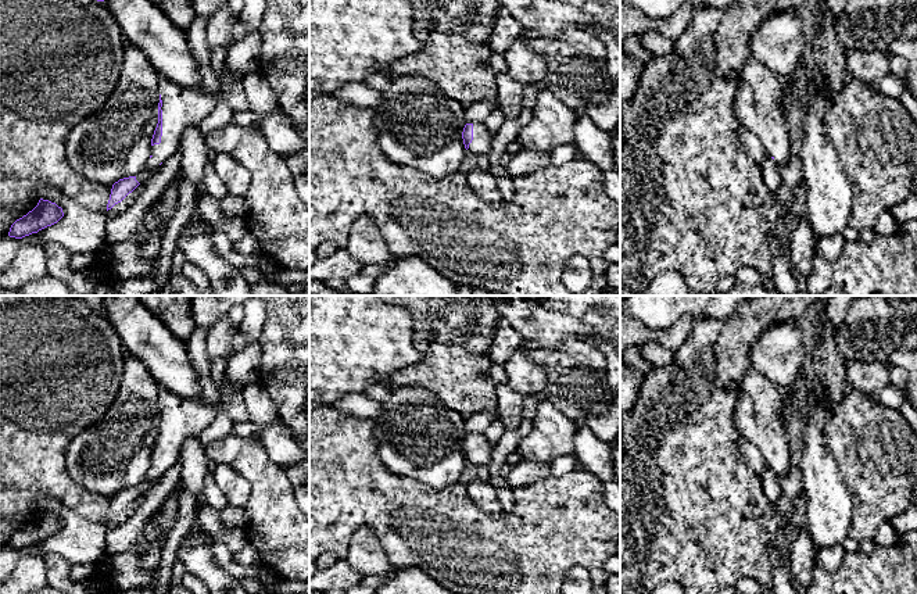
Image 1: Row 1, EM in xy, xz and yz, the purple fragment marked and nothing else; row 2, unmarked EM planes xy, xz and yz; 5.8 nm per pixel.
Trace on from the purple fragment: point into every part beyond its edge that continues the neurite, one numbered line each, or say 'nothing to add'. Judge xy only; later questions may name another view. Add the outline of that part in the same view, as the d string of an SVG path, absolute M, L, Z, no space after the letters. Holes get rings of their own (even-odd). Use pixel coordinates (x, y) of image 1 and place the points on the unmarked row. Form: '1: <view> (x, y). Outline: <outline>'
1: xy (182, 418). Outline: M160 386L158 401L162 411L161 454L151 457L151 469L136 487L143 494L161 473L180 458L180 448L186 439L201 434L216 416L216 407L207 400L191 400L176 396Z

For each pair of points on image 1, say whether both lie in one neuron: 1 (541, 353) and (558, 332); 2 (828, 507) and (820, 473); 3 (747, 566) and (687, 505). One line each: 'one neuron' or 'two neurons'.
1: two neurons
2: one neuron
3: one neuron

